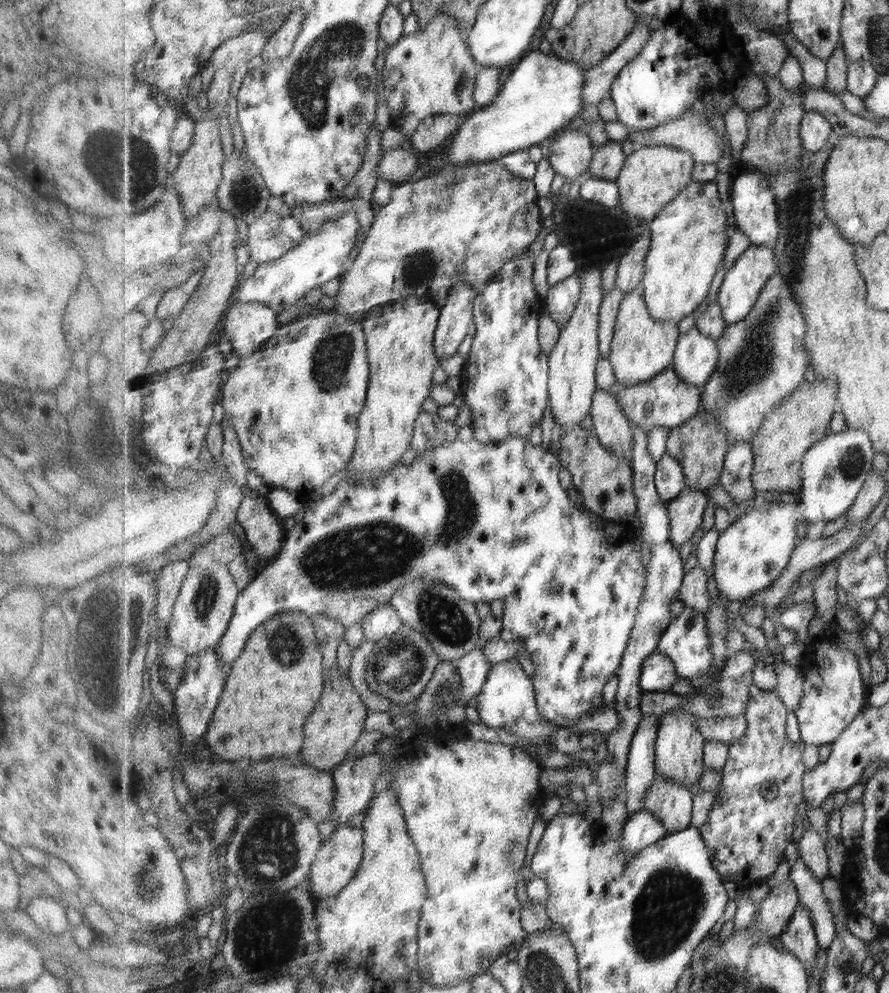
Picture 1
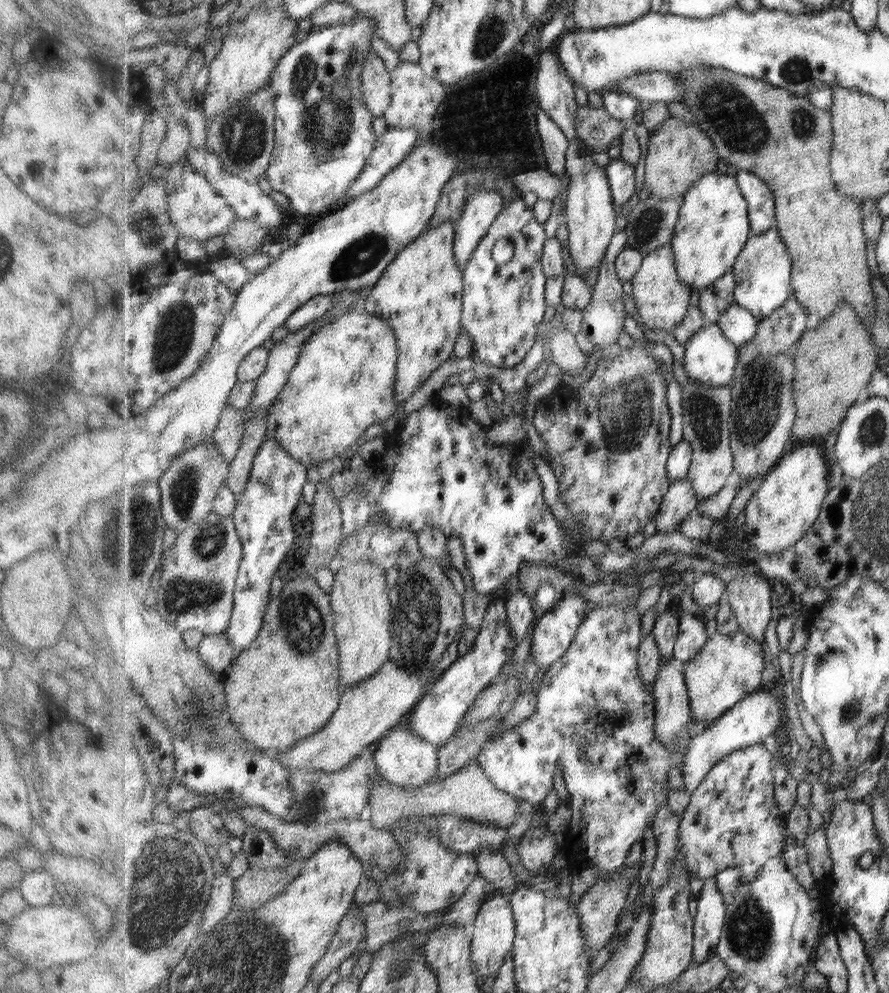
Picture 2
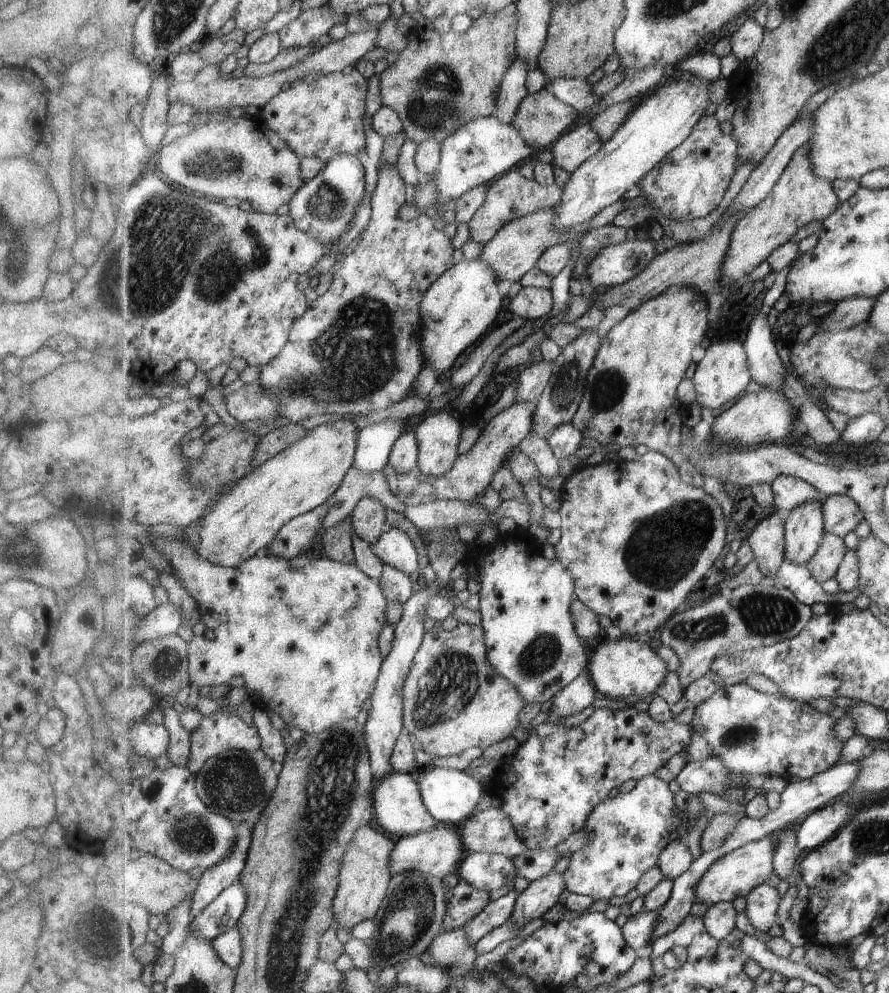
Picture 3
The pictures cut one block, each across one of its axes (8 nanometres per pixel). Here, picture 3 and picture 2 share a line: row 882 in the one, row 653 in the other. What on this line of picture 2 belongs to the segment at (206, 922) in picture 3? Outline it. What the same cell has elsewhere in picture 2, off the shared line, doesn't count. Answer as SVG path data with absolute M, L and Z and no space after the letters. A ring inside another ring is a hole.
M266 441L257 451L246 491L242 499L237 501L235 511L231 515L244 545L244 559L234 592L234 611L229 628L225 632L236 654L240 655L251 648L264 627L264 614L271 600L269 590L273 576L277 574L281 562L287 558L295 544L293 514L303 498L303 486L307 484L307 468L281 448L277 441Z

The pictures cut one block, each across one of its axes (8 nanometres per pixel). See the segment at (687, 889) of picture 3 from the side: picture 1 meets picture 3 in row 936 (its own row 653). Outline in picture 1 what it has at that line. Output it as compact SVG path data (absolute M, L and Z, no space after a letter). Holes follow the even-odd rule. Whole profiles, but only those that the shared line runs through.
M655 651L642 666L641 690L645 692L667 692L680 680L675 663L662 652Z

